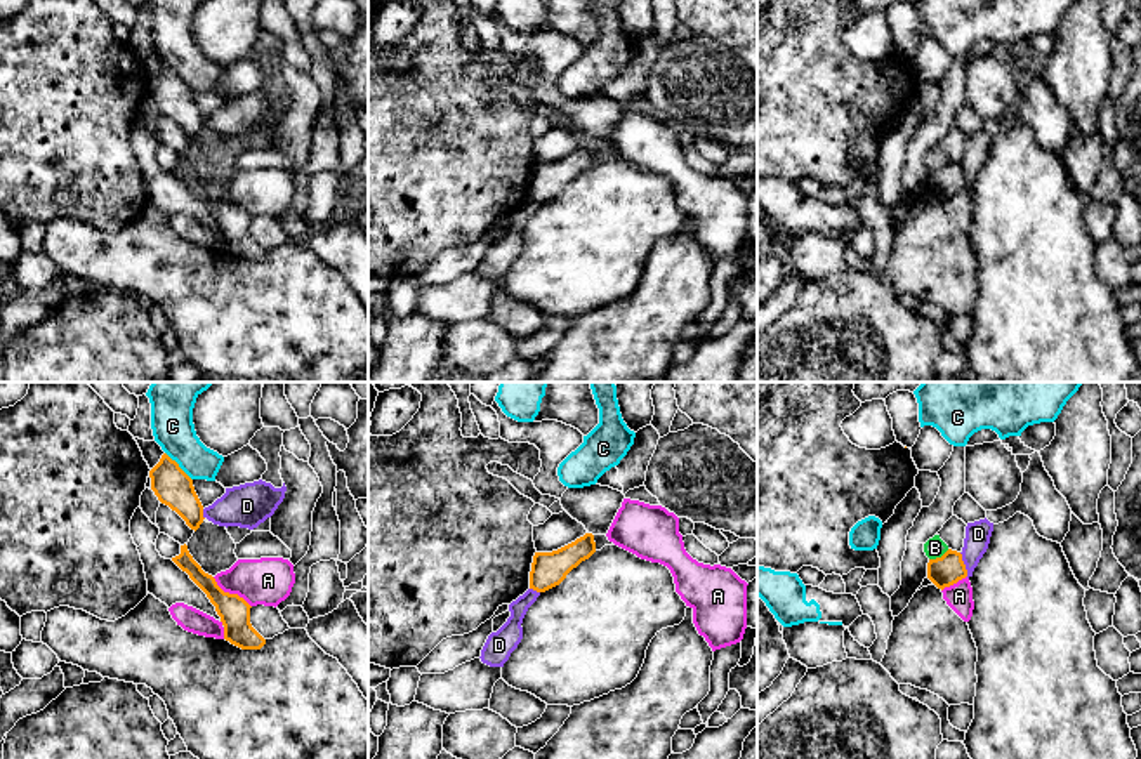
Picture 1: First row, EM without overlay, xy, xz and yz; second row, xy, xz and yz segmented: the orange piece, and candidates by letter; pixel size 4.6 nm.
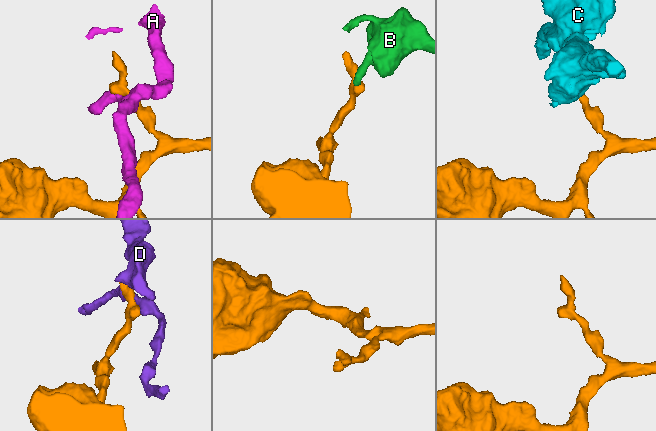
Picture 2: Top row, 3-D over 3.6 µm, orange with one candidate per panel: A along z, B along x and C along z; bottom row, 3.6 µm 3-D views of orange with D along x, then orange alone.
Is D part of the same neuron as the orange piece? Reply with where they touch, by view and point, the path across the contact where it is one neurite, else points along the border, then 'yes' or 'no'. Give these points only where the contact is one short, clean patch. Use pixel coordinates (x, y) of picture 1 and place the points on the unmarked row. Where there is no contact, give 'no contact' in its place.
yz (964, 176) | along yz (959, 164), (968, 186) | no

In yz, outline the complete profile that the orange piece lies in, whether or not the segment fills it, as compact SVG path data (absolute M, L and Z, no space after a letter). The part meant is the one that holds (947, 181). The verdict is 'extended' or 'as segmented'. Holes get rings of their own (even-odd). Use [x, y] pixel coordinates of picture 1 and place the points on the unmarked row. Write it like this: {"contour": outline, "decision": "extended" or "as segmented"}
{"contour": "M948 160L941 168L929 170L927 189L938 198L945 200L967 188L962 165Z", "decision": "as segmented"}

